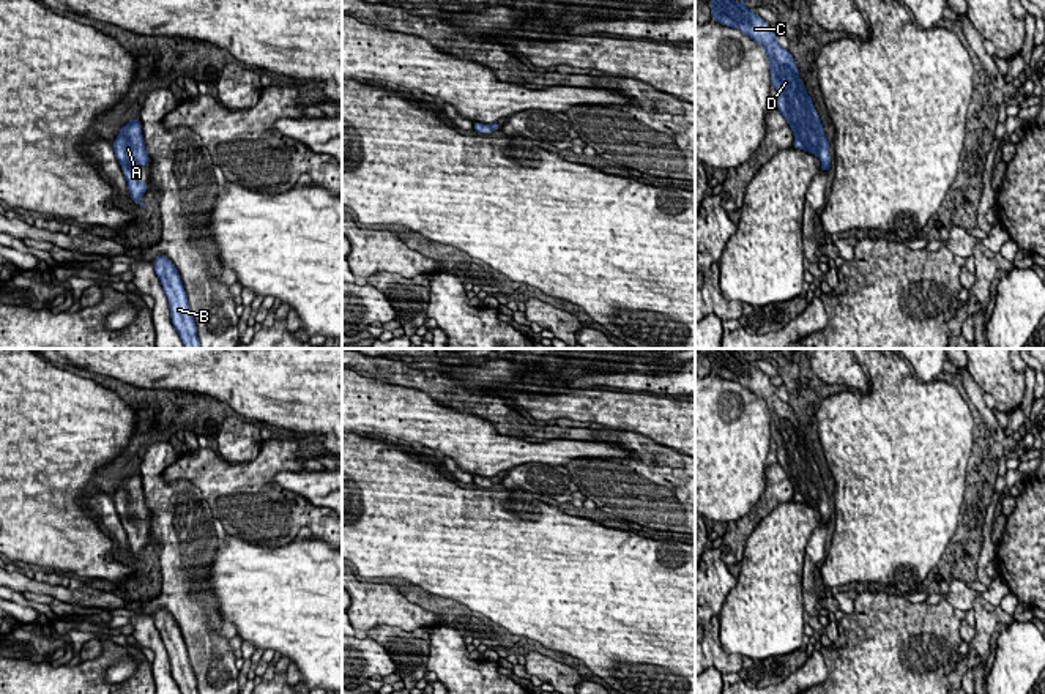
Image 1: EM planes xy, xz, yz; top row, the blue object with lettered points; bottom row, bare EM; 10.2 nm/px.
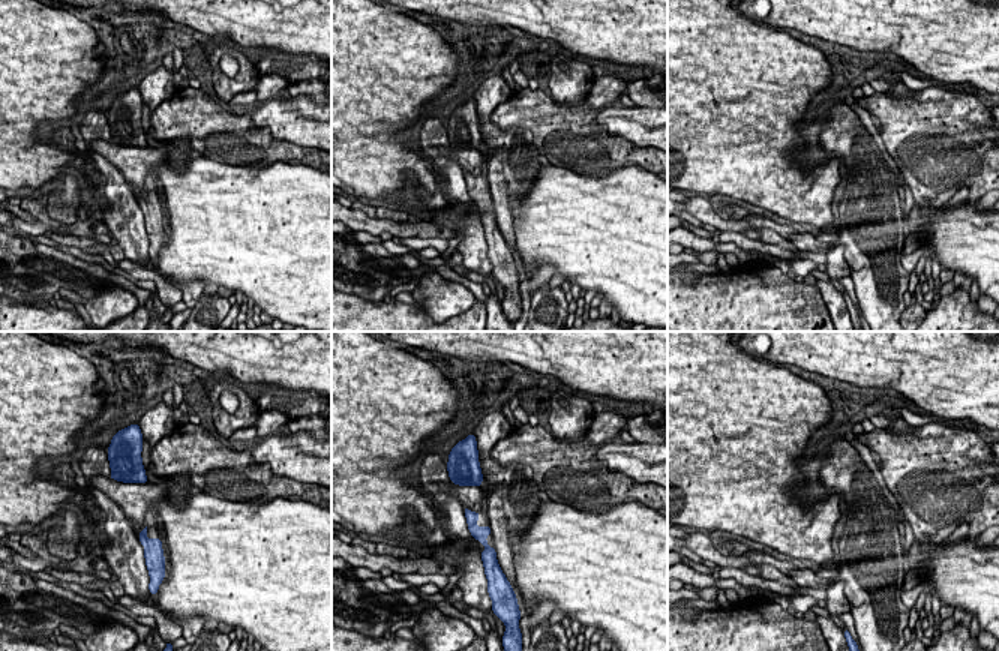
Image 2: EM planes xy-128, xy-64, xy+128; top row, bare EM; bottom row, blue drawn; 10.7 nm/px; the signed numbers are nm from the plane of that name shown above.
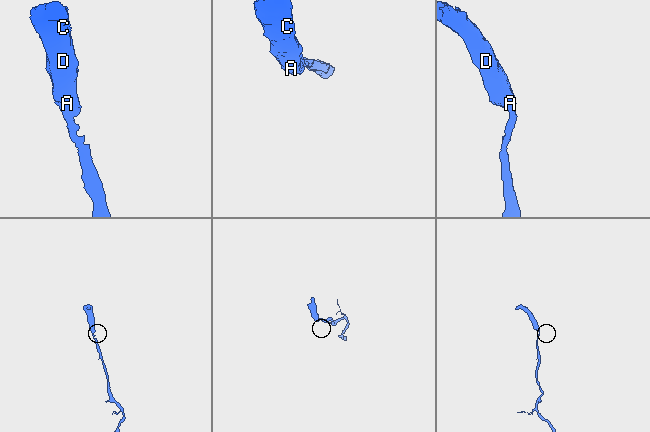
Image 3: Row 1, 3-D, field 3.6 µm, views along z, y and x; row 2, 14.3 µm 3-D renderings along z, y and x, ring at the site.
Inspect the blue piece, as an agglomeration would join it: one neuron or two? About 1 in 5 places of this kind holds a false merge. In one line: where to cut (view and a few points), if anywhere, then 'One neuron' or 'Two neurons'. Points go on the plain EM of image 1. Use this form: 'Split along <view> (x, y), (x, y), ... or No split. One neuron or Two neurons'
No split. One neuron

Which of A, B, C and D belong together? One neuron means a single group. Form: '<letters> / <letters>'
A B C D

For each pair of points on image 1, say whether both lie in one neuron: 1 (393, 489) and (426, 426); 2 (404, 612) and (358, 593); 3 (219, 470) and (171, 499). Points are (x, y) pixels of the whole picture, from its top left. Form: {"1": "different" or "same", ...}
{"1": "different", "2": "same", "3": "different"}

